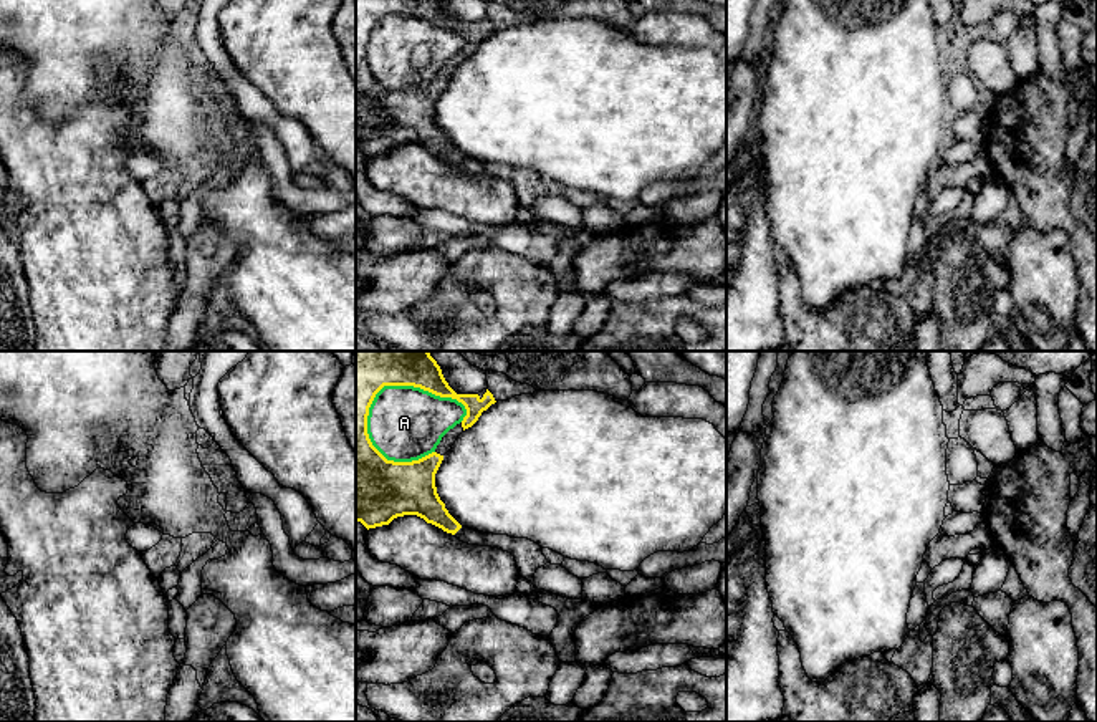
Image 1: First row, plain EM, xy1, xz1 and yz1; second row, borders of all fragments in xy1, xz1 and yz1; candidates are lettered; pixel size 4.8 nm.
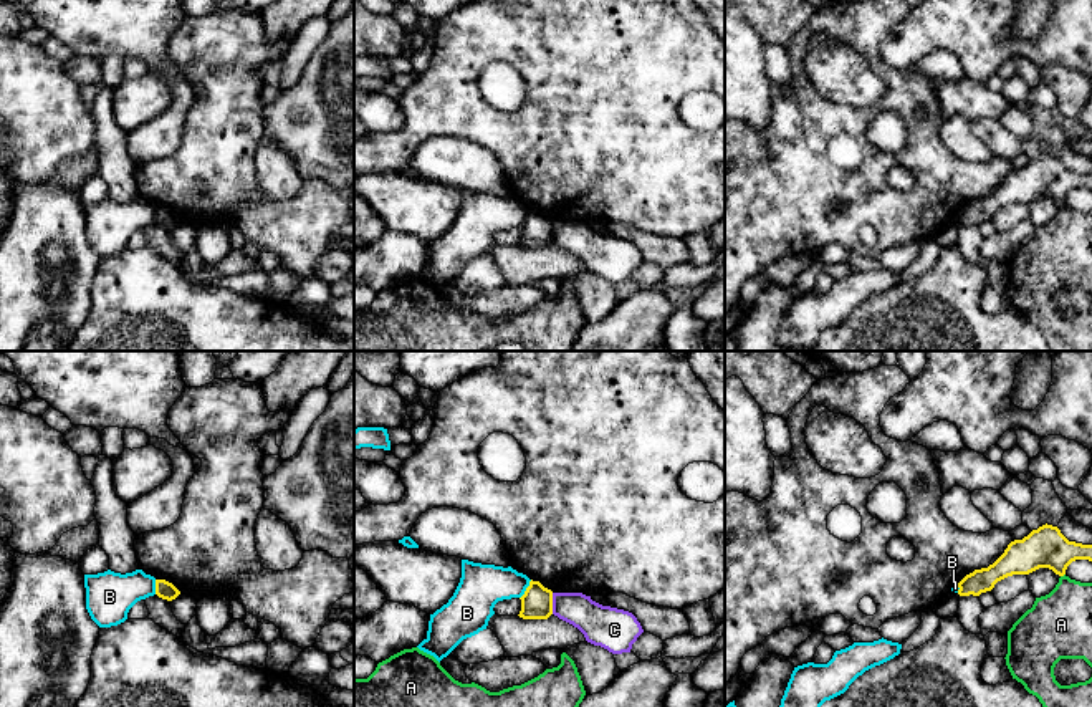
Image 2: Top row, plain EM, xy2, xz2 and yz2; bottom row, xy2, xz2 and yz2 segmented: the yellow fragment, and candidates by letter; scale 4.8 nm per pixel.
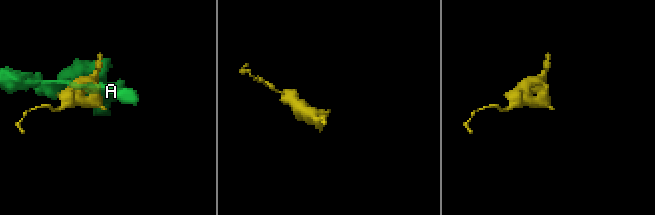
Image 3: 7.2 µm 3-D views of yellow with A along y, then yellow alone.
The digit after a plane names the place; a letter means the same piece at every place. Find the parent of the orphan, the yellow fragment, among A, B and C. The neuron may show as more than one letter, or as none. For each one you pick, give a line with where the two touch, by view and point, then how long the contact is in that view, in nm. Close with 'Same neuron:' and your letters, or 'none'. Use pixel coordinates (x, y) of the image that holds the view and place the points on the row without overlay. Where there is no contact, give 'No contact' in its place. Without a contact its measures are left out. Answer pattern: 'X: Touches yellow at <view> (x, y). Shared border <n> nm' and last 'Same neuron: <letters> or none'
Same neuron: none

